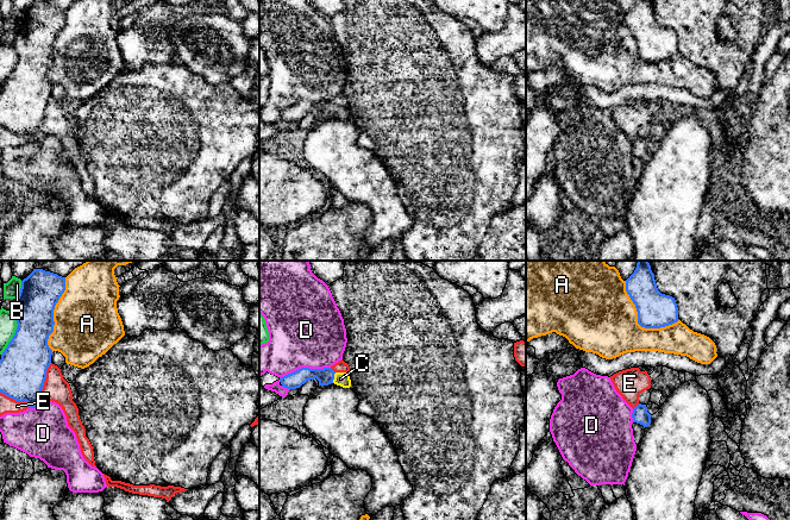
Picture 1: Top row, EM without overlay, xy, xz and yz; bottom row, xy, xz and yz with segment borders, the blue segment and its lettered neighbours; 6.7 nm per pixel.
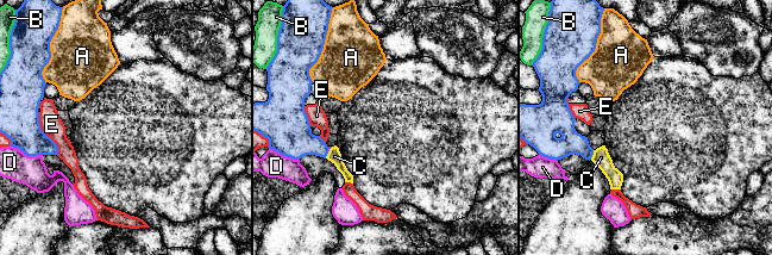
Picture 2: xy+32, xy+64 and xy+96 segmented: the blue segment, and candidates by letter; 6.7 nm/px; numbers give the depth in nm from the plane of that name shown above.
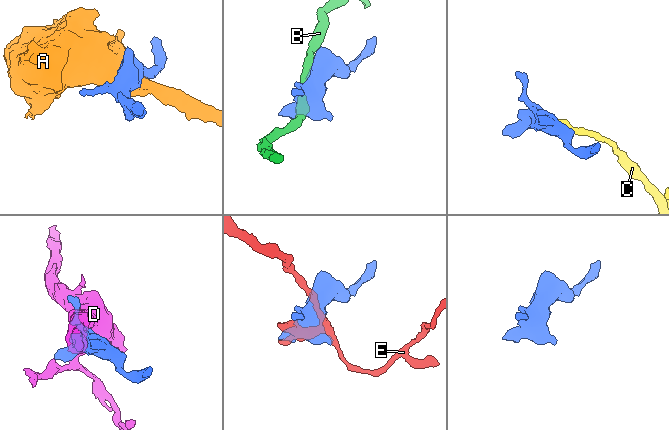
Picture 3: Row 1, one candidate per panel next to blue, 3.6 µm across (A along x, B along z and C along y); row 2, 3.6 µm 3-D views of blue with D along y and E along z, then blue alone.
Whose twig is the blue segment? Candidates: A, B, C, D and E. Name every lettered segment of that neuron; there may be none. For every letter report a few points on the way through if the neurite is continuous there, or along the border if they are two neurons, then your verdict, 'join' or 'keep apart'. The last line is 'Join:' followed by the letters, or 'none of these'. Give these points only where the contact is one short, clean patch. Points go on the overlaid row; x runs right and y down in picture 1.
A: keep apart
B: keep apart
C: runs through xz (325, 376), (333, 377), (340, 378); join
D: keep apart
E: keep apart
Join: C

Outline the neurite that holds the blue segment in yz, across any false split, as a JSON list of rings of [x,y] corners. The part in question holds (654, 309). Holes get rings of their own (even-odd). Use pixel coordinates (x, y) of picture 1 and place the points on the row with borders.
[[[638,261],[634,272],[626,280],[626,292],[635,305],[638,324],[645,328],[660,328],[677,322],[678,307],[675,297],[662,294],[648,261]]]

